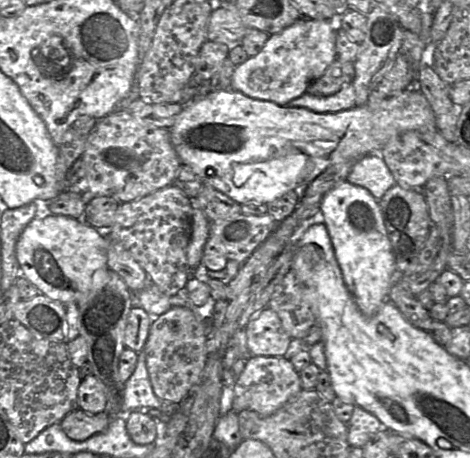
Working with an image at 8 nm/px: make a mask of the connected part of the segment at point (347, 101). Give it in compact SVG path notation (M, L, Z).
M346 83L335 94L317 96L308 92L288 102L288 107L303 107L316 113L336 113L355 107L356 95L351 83Z

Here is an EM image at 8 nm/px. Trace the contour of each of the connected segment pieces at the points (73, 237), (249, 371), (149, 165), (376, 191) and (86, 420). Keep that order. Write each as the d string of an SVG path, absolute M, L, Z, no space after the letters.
M38 214L16 244L20 274L43 294L64 305L87 303L107 283L108 240L103 232L81 219Z
M250 356L245 369L234 385L232 410L239 413L250 410L262 417L278 411L302 390L299 372L286 356Z
M116 109L97 121L81 156L85 176L78 188L87 200L96 196L130 202L173 184L182 162L171 142L169 129L138 119L126 109Z
M370 154L357 159L347 181L366 188L376 200L380 200L396 184L380 154Z
M80 408L69 412L60 425L66 435L73 440L85 440L92 435L104 432L111 416L106 412L88 413Z

